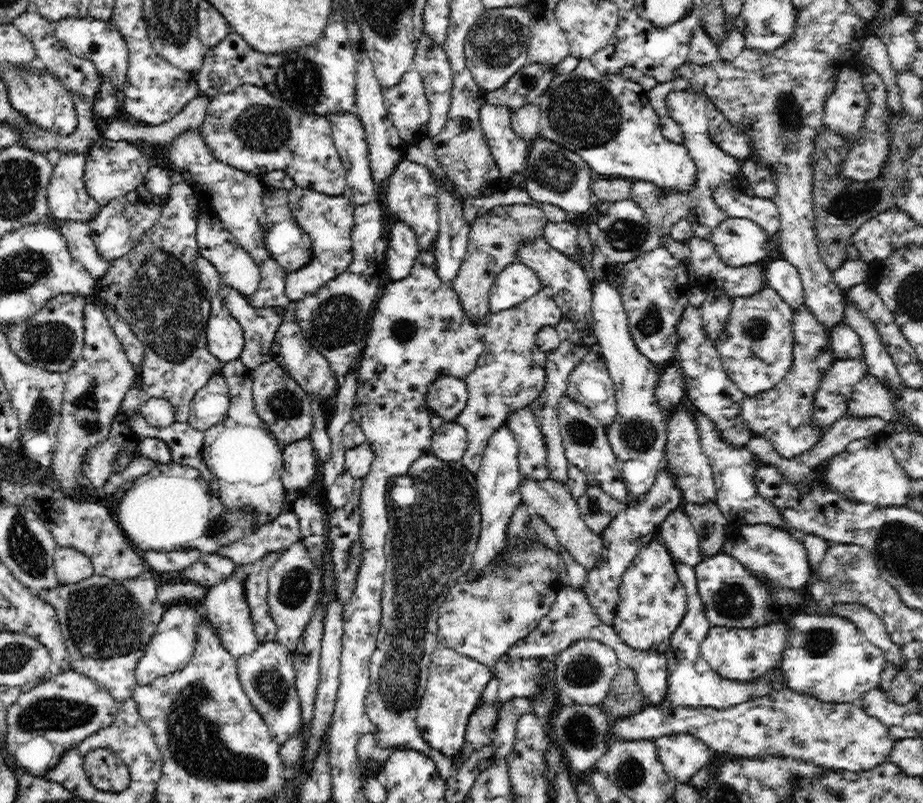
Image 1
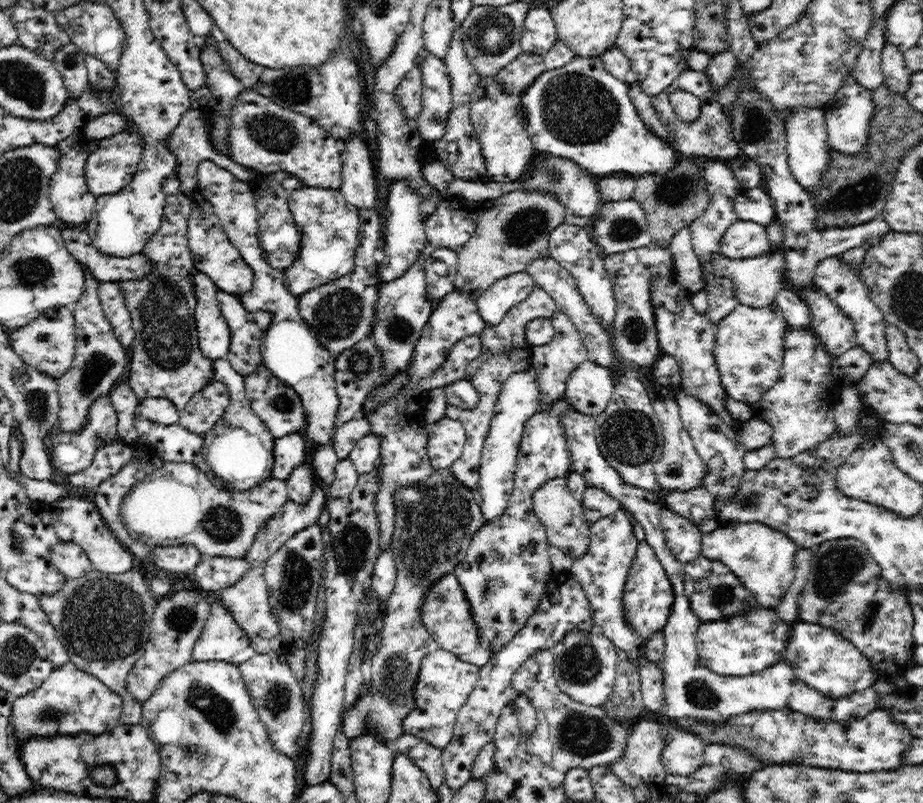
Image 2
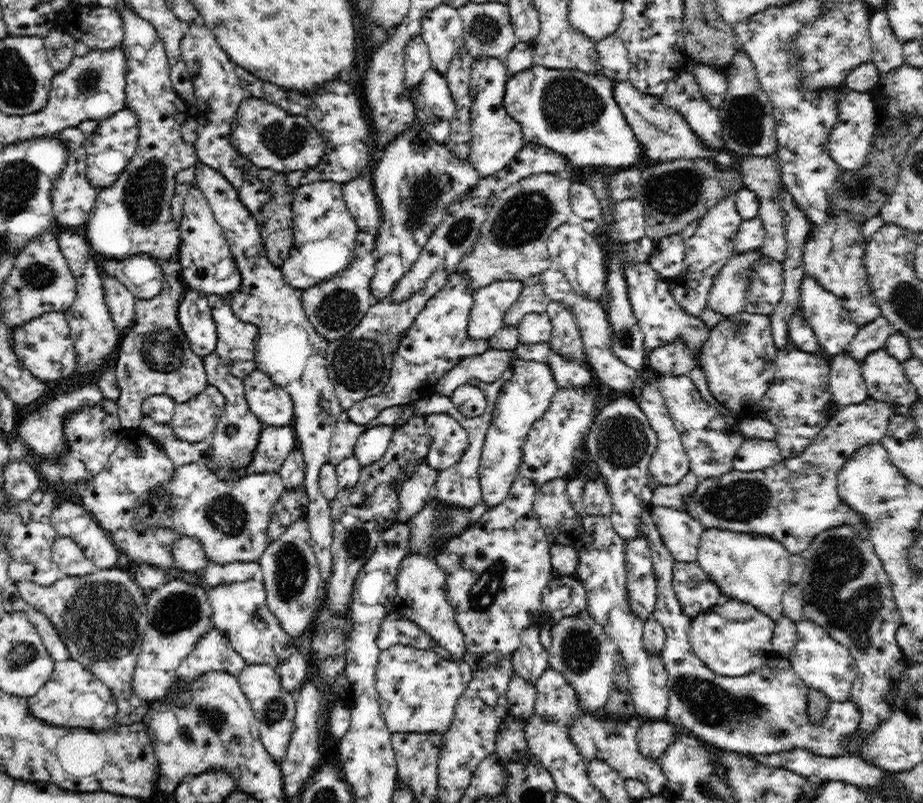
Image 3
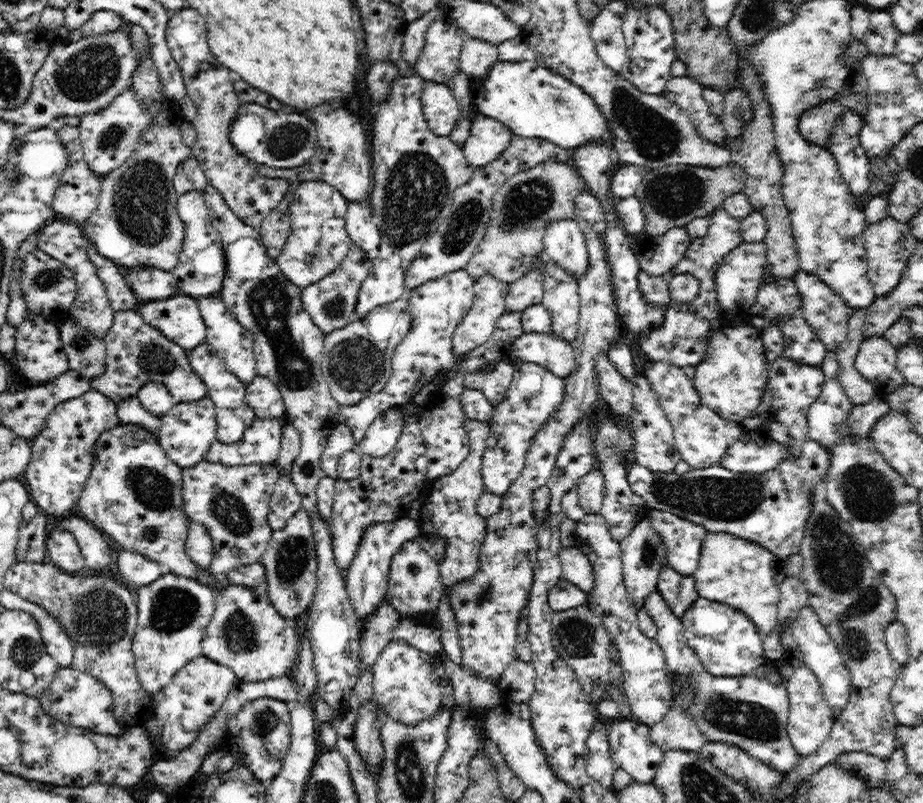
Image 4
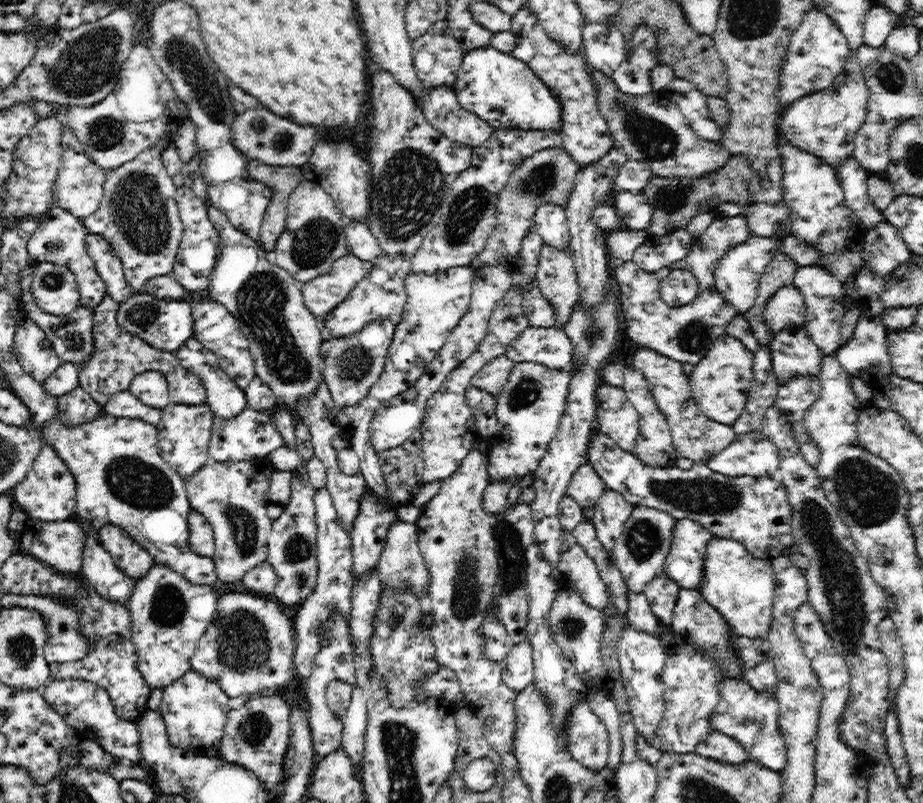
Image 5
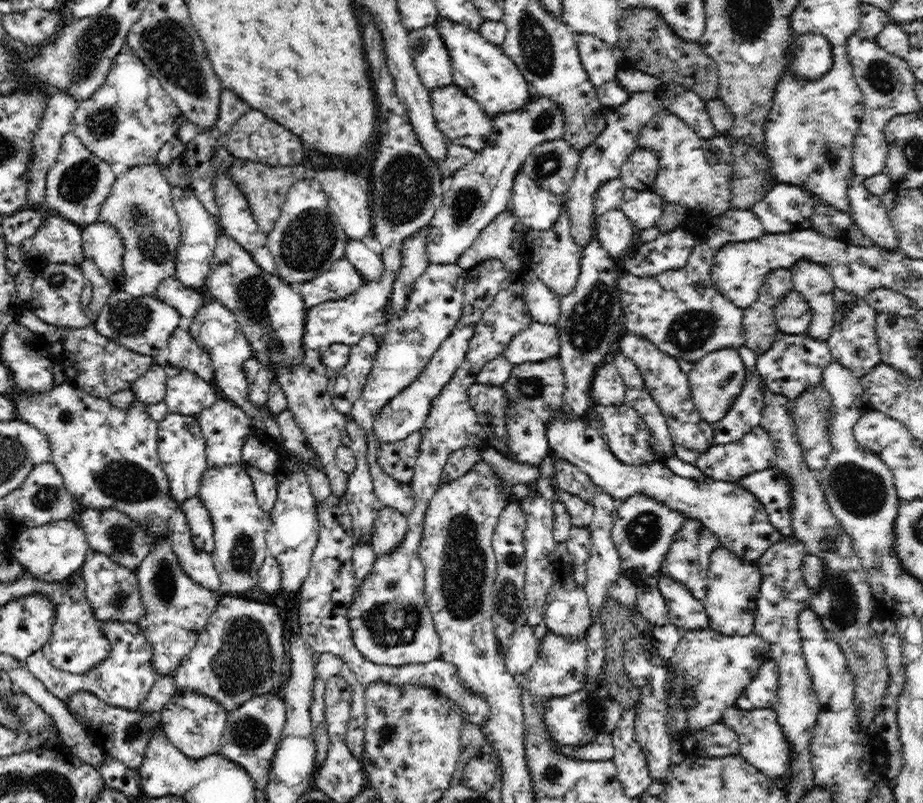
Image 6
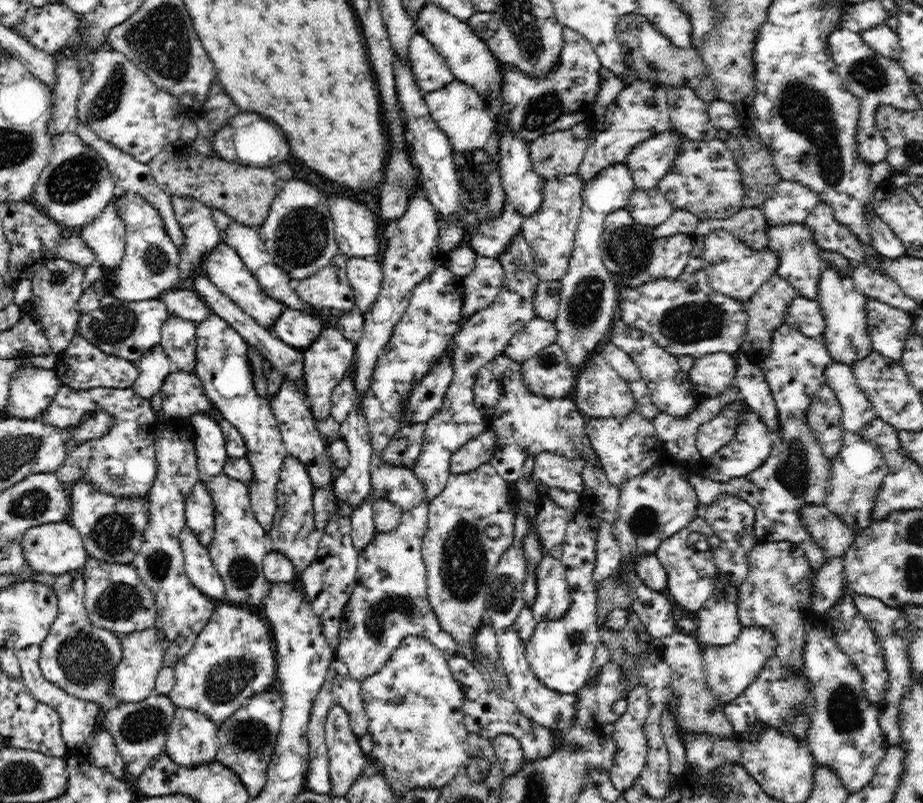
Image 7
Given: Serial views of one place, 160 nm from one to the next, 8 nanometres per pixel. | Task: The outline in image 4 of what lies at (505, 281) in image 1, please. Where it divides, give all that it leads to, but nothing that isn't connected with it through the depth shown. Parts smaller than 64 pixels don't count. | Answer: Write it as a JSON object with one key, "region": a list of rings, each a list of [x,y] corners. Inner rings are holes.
{"region":[[[483,274],[475,280],[473,289],[475,290],[475,297],[472,308],[458,323],[453,334],[452,352],[456,356],[464,356],[472,352],[474,348],[478,348],[478,346],[484,344],[492,336],[496,321],[507,311],[506,299],[509,291],[509,283],[498,280],[492,274]]]}

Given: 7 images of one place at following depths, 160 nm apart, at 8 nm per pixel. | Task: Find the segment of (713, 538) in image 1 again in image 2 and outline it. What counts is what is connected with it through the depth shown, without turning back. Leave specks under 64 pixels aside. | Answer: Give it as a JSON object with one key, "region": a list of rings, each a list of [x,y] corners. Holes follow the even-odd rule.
{"region":[[[703,485],[684,492],[668,491],[661,495],[663,508],[684,515],[702,531],[702,534],[712,532],[721,526],[713,509],[713,500],[714,495]]]}

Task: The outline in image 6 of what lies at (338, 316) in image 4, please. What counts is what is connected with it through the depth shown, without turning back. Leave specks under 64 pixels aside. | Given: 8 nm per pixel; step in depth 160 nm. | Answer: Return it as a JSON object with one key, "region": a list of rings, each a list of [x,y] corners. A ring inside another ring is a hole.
{"region":[[[344,256],[316,278],[300,283],[299,295],[309,309],[326,301],[342,300],[362,284],[358,269]]]}

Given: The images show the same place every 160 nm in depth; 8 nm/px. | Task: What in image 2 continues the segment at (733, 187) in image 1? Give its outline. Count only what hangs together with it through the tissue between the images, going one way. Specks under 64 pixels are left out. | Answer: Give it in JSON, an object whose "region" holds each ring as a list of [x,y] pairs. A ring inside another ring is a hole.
{"region":[[[764,187],[743,189],[732,200],[739,220],[757,222],[766,226],[776,219],[776,211]]]}

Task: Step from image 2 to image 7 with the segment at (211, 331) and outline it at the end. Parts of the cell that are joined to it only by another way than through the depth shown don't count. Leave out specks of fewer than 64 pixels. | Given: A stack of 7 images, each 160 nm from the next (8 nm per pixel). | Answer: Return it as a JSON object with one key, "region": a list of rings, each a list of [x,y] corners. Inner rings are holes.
{"region":[[[107,293],[102,298],[102,308],[80,313],[75,334],[79,334],[106,354],[137,362],[149,348],[160,345],[161,326],[168,315],[169,310],[160,298],[128,302]]]}

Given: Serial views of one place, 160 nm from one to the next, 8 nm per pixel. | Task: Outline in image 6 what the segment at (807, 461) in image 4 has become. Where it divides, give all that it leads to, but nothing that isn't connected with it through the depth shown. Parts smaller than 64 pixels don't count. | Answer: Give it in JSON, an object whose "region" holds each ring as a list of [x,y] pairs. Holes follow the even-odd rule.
{"region":[[[561,409],[558,410],[554,420],[546,428],[546,441],[557,458],[571,462],[614,499],[623,501],[636,493],[646,494],[669,509],[682,513],[687,519],[700,521],[715,534],[721,547],[738,555],[742,562],[754,562],[770,546],[785,539],[770,524],[767,510],[750,491],[742,489],[738,482],[723,482],[710,478],[694,481],[672,473],[663,466],[661,460],[643,466],[624,464],[612,455],[602,436],[586,418],[567,418],[567,414]]]}

